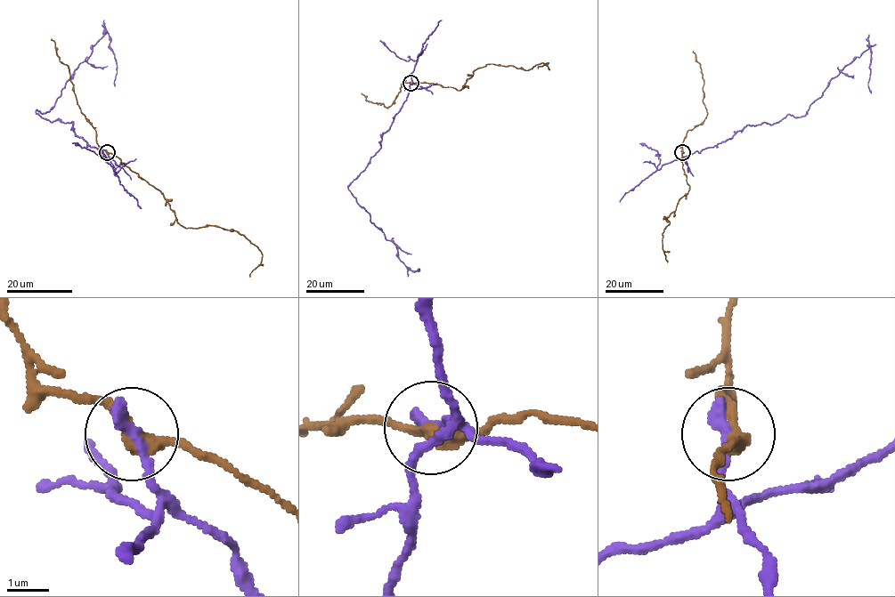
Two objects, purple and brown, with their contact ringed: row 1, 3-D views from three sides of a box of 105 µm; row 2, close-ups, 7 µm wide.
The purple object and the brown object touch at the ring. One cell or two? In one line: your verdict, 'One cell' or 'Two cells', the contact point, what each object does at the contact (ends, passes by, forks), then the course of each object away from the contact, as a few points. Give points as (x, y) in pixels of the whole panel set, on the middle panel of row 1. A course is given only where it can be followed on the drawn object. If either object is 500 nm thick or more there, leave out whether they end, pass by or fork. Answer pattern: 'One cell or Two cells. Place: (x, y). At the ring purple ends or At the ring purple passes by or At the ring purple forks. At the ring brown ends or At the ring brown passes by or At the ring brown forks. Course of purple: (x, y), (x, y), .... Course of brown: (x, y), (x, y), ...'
Two cells. Place: (410, 83). At the ring purple ends. At the ring brown passes by. Course of purple: (410, 83), (380, 149), (348, 189), (396, 246), (398, 258), (419, 271). Course of brown: (410, 83), (433, 83), (459, 90), (476, 68), (490, 64), (527, 70), (549, 63), (538, 68)

